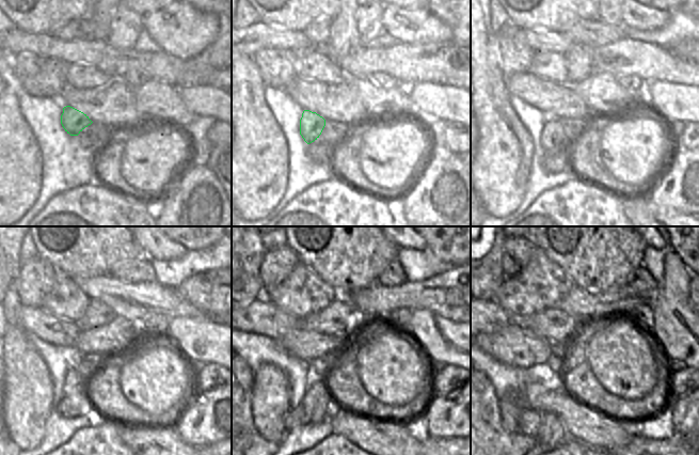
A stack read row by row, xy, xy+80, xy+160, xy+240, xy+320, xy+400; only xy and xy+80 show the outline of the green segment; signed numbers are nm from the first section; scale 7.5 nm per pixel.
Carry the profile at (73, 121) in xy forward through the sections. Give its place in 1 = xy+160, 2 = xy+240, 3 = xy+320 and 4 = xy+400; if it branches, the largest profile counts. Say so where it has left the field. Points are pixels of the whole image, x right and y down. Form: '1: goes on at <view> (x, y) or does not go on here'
1: goes on at xy+160 (553, 138)
2: goes on at xy+240 (76, 401)
3: goes on at xy+320 (315, 403)
4: goes on at xy+400 (552, 434)

